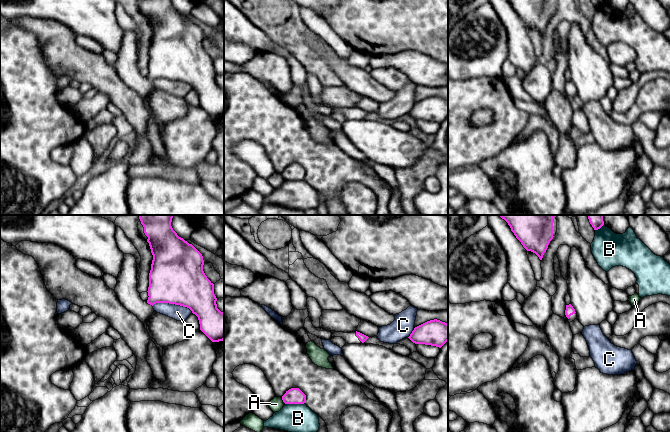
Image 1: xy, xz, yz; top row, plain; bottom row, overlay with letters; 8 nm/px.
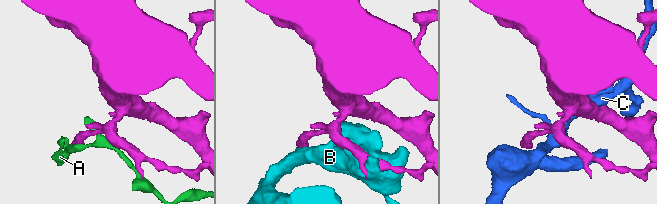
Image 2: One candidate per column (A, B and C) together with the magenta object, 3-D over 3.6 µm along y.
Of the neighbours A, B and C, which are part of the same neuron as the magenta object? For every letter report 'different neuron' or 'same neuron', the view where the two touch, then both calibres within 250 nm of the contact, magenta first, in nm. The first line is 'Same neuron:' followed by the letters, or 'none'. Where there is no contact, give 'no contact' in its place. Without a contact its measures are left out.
Same neuron: none
A: different neuron | xz | 130/110 nm
B: different neuron | xz | 130/240 nm
C: different neuron | xy | 440/120 nm

